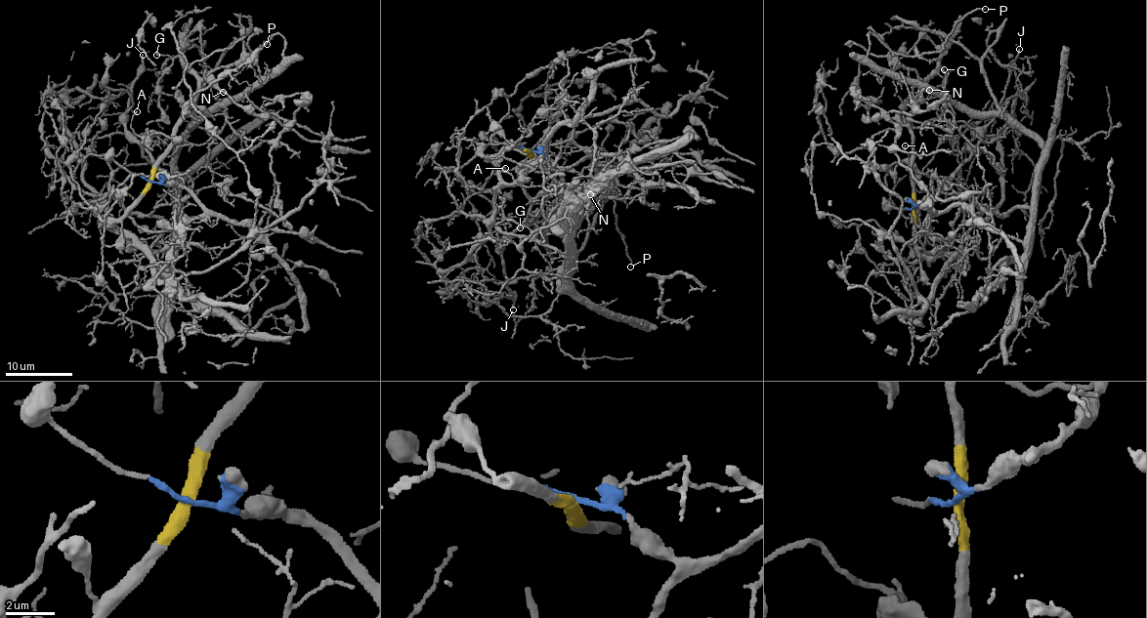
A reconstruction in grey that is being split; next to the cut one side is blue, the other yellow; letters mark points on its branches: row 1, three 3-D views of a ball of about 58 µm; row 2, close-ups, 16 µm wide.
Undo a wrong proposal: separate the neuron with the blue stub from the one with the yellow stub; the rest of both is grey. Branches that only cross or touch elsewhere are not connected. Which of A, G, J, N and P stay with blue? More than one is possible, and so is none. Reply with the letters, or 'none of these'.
A, J

